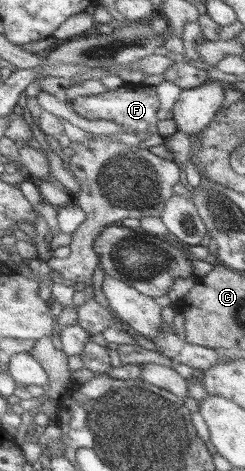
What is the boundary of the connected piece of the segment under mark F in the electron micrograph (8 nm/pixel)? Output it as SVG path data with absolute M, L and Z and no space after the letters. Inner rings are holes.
M125 84L115 90L103 91L96 95L80 95L71 102L76 115L84 119L102 119L102 121L113 121L125 130L125 133L138 135L142 139L149 138L157 132L159 119L157 109L159 108L159 99L156 87L146 84Z

